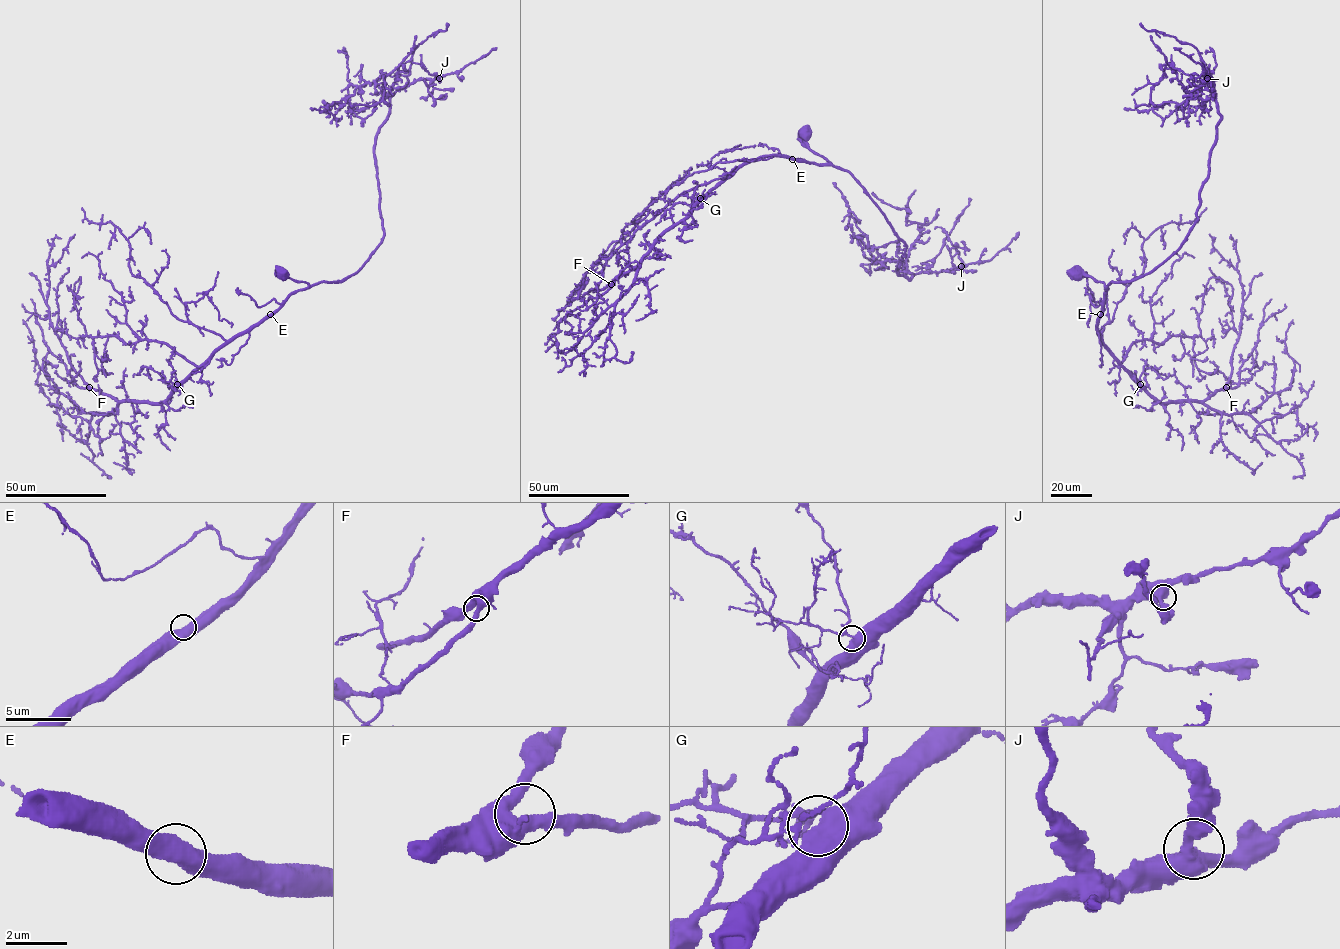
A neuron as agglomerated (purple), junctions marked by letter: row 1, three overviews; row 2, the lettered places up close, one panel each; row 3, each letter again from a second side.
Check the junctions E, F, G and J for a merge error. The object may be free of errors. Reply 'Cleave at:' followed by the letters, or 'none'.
Cleave at: none

